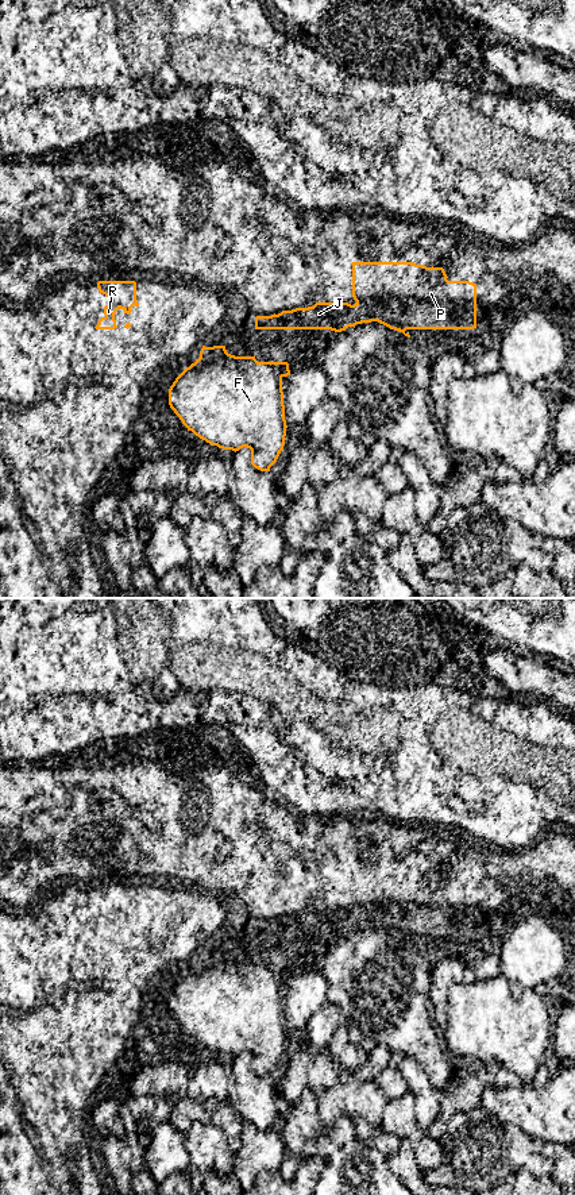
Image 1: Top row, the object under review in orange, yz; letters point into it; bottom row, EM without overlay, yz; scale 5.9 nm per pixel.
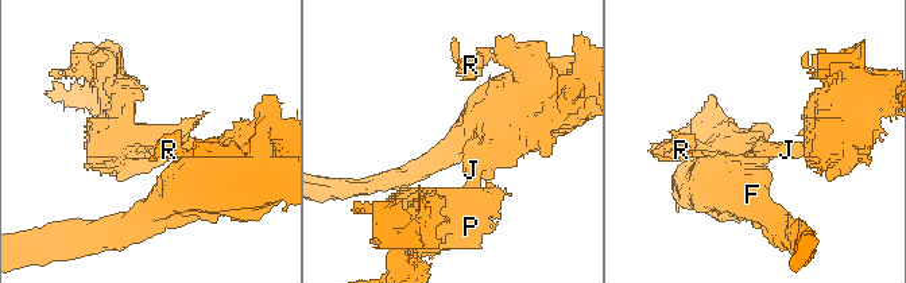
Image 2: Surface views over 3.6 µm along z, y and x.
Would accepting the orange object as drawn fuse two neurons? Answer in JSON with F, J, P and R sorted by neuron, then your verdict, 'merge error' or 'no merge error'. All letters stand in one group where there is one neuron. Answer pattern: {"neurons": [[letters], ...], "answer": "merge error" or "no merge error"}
{"neurons": [["F", "J", "R"], ["P"]], "answer": "merge error"}

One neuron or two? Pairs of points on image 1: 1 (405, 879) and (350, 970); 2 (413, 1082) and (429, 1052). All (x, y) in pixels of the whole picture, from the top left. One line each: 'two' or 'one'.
1: two
2: two

